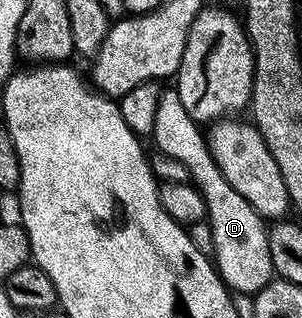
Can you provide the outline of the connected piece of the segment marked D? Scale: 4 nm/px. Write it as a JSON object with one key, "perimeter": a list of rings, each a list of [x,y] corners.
{"perimeter":[[[163,89],[160,105],[156,108],[156,124],[152,141],[155,142],[157,153],[172,156],[172,160],[180,160],[184,168],[188,168],[190,181],[204,196],[206,205],[206,222],[212,232],[212,261],[222,277],[223,282],[238,296],[257,296],[268,283],[275,281],[276,275],[272,264],[272,252],[268,249],[270,231],[267,223],[232,188],[232,184],[220,172],[216,160],[210,151],[210,144],[203,127],[192,116],[181,102],[177,89]]]}

